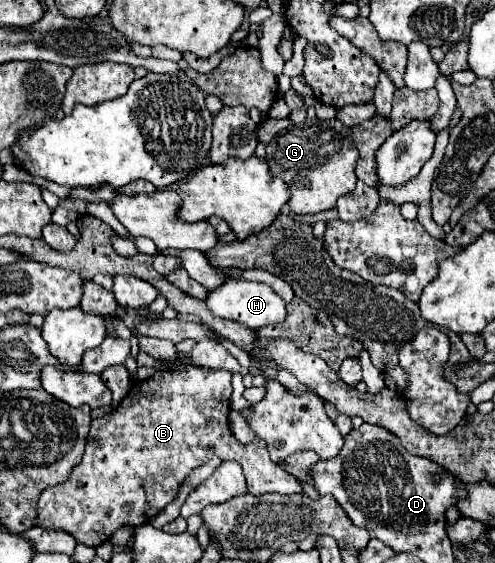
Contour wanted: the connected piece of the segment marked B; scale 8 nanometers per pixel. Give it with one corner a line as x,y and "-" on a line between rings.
183,368
177,372
155,374
149,380
139,380
131,386
123,402
107,416
95,418
91,422
89,440
85,444
83,460
73,468
69,480
59,486
47,488
37,502
37,524
45,530
63,530
73,534
77,544
93,546
107,542
115,530
123,526
141,526
157,516
177,494
185,476
211,460
213,456
221,460
237,460
241,464
247,494
263,496
265,492
277,494
297,494
301,484
295,476
287,474
281,464
275,464
269,458
263,440
253,444
241,444
229,432
229,398
231,398
231,372
225,370
207,370
207,368

